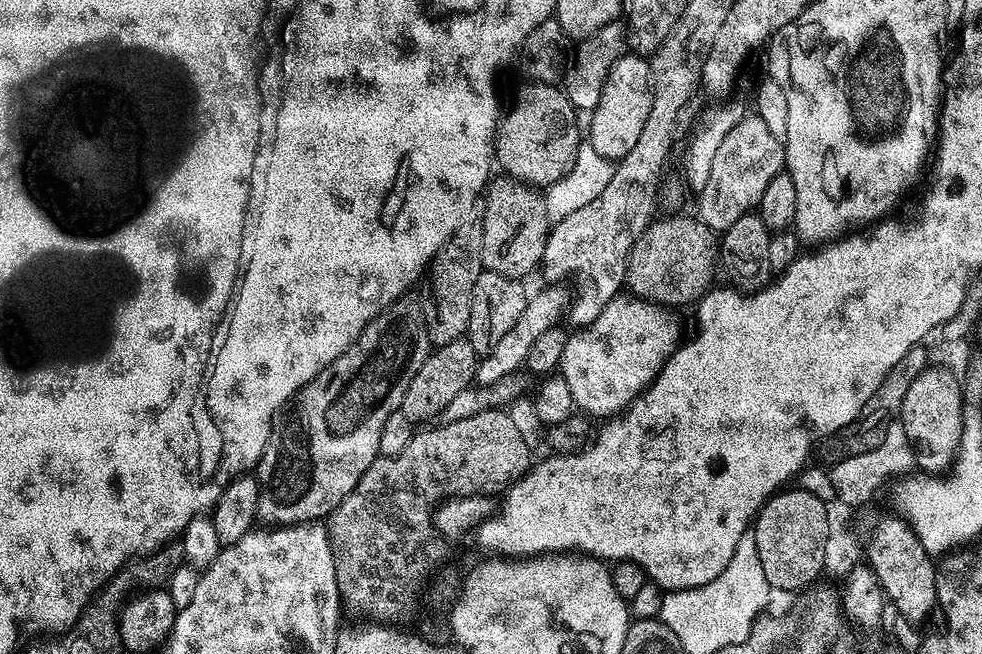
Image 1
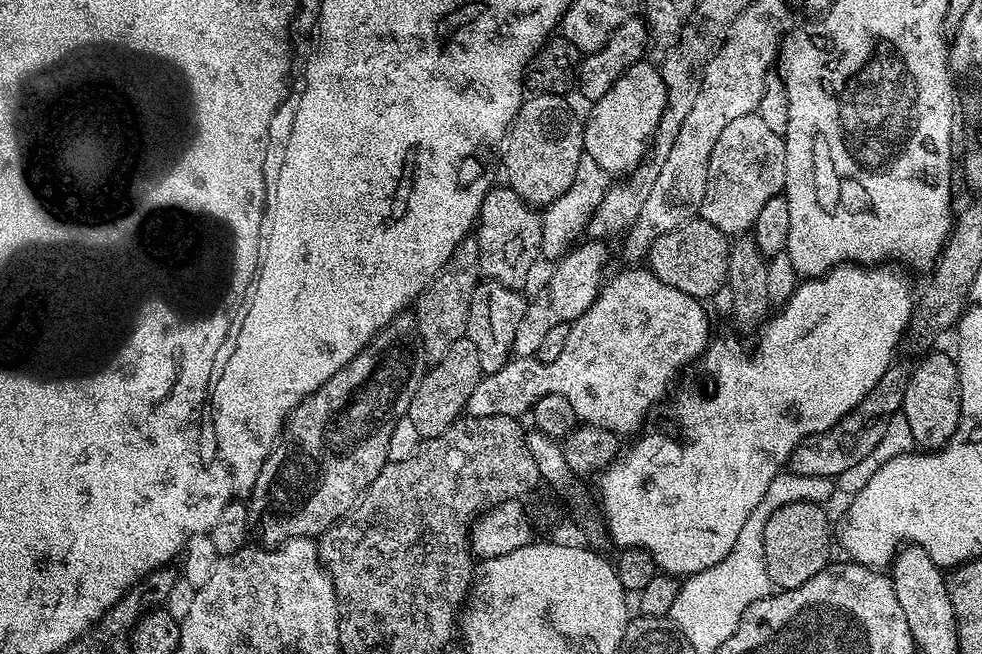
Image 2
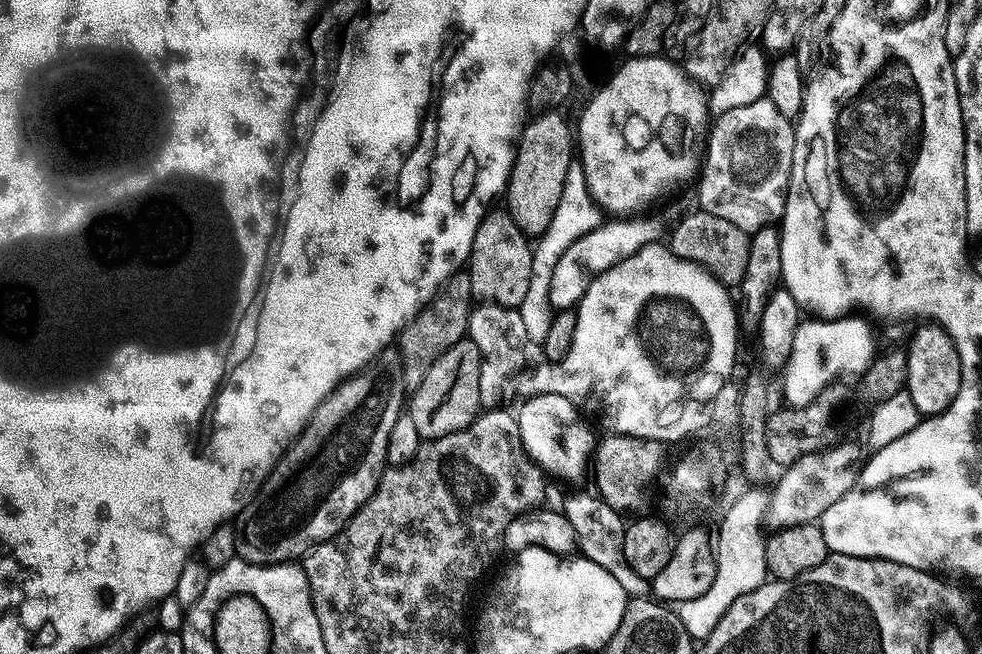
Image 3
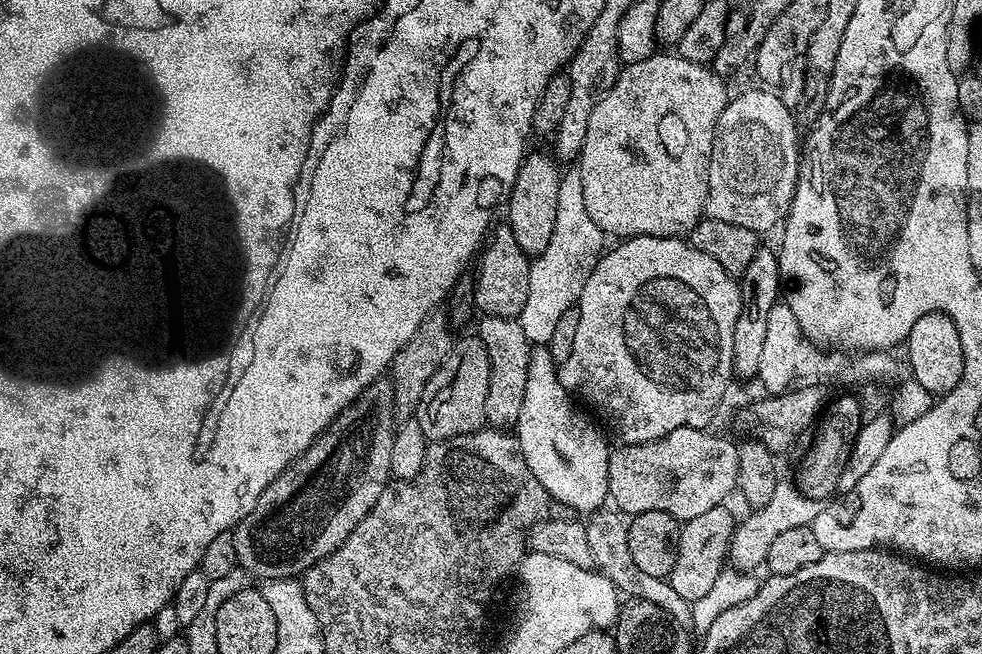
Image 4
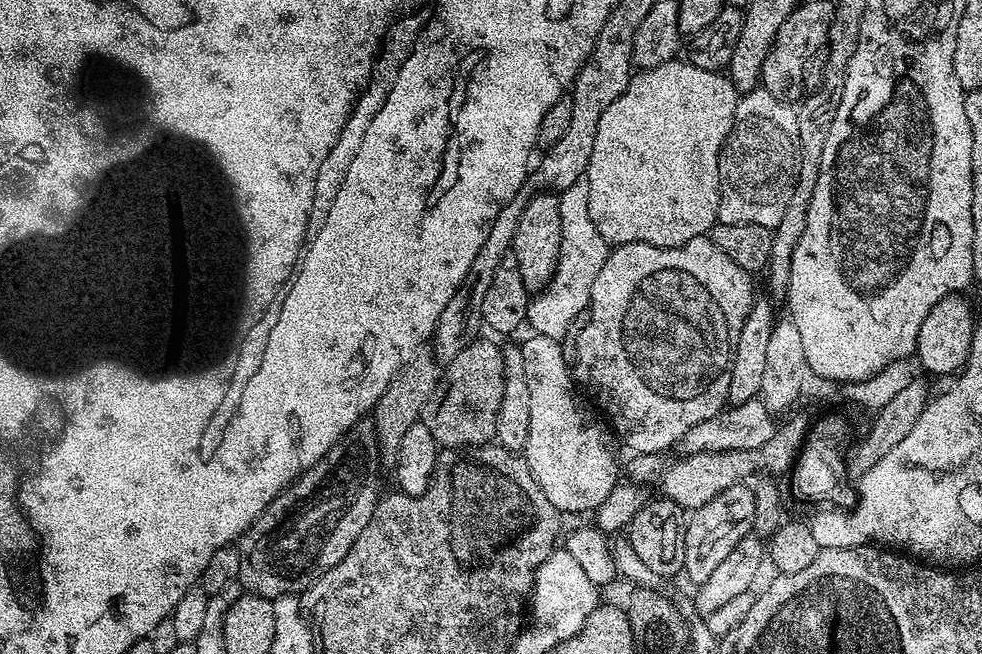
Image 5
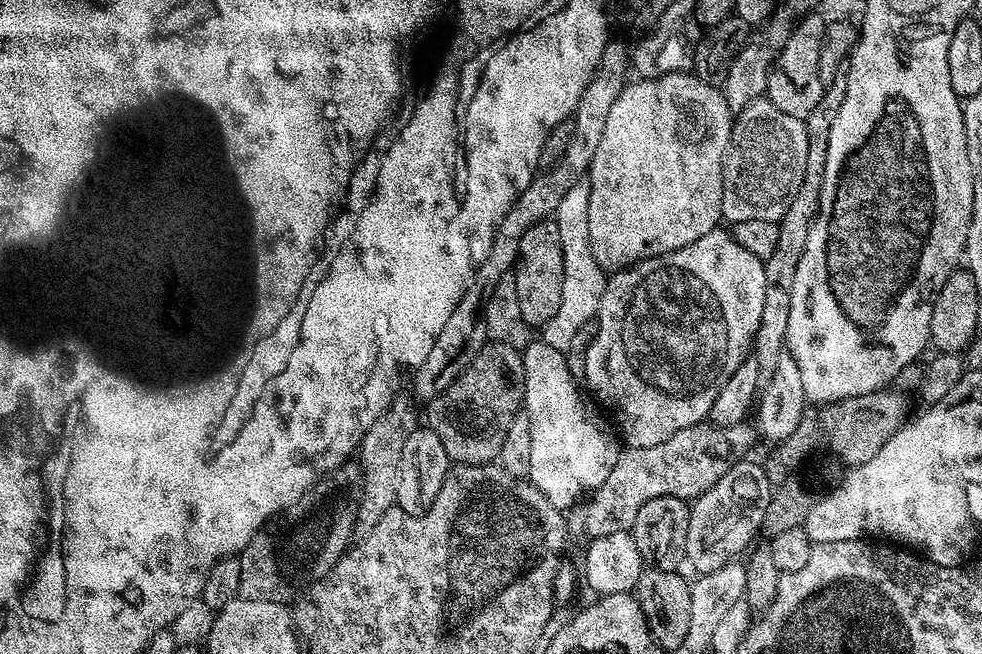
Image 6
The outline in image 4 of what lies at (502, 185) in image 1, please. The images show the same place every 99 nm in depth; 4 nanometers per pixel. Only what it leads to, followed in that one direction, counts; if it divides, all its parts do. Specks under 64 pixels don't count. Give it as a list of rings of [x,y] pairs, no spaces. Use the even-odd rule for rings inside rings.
[[[495,228],[490,232],[493,240],[489,239],[479,253],[480,269],[474,272],[476,308],[482,310],[484,316],[497,316],[499,320],[515,320],[522,314],[522,306],[526,306],[526,294],[530,290],[530,256],[520,249],[520,244],[510,229]]]

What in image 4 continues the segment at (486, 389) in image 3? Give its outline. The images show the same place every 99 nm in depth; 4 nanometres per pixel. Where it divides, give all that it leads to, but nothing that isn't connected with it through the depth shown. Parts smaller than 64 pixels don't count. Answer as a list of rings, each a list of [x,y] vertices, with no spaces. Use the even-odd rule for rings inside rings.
[[[484,316],[481,321],[478,338],[486,346],[486,354],[490,358],[490,390],[486,392],[487,423],[494,428],[512,426],[526,398],[533,345],[528,343],[526,334],[522,334],[519,319],[499,320],[497,316]]]

